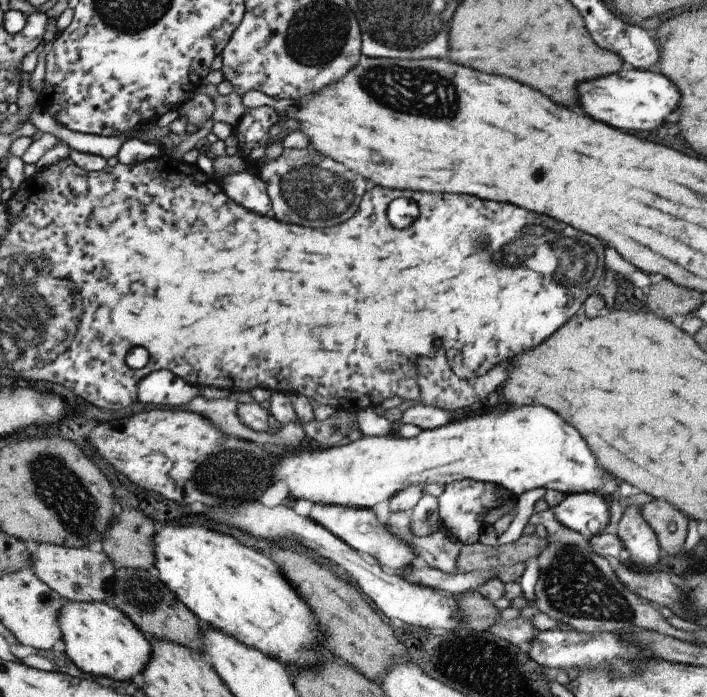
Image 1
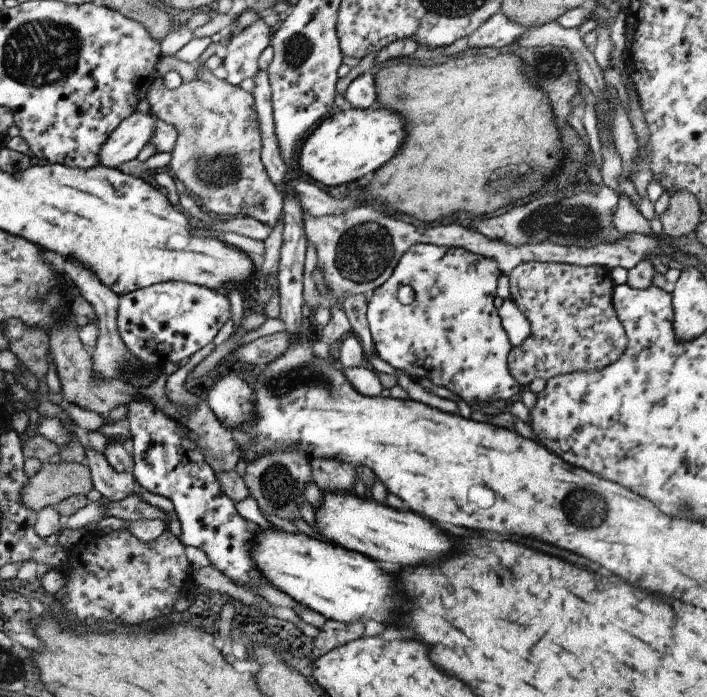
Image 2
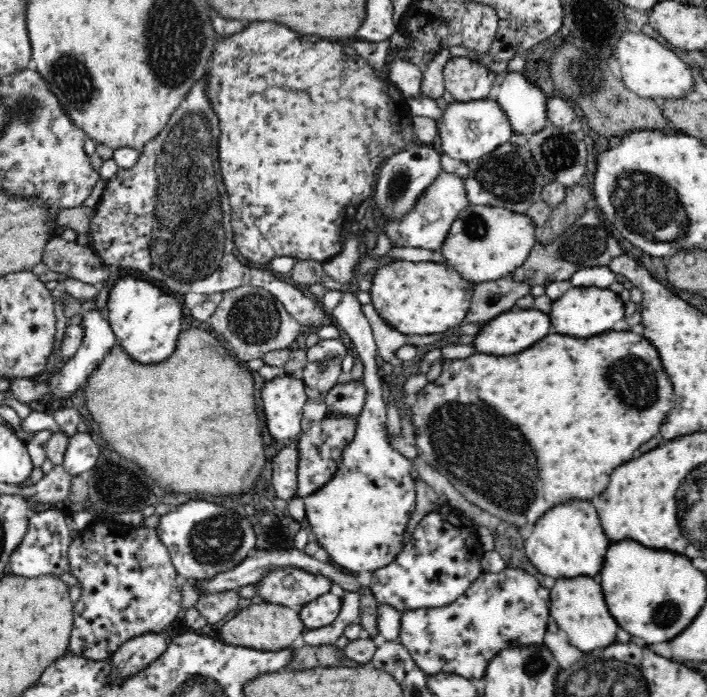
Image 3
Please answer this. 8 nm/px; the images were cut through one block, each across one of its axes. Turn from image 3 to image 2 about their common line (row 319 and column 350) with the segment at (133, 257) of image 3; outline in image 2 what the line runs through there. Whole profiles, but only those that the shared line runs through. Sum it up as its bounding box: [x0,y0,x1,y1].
[341,293,374,362]

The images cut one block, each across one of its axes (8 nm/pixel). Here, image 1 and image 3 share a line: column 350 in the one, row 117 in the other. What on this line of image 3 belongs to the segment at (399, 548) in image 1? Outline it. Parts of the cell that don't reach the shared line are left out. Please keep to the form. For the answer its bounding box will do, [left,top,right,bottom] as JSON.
[496,72,548,136]

